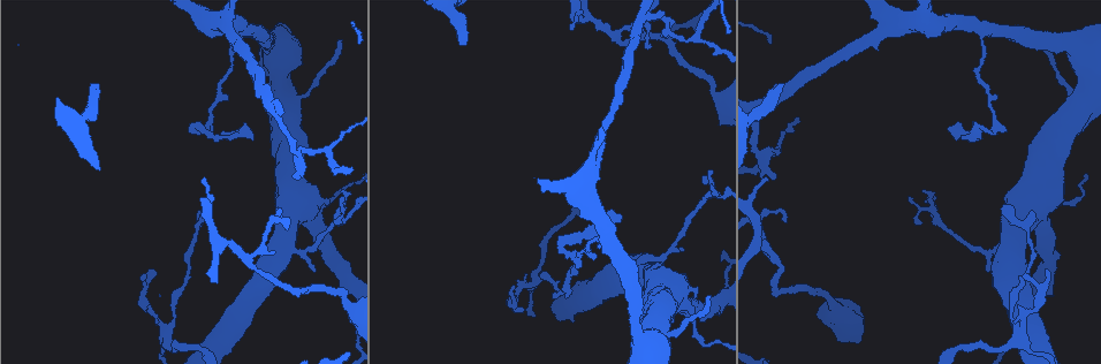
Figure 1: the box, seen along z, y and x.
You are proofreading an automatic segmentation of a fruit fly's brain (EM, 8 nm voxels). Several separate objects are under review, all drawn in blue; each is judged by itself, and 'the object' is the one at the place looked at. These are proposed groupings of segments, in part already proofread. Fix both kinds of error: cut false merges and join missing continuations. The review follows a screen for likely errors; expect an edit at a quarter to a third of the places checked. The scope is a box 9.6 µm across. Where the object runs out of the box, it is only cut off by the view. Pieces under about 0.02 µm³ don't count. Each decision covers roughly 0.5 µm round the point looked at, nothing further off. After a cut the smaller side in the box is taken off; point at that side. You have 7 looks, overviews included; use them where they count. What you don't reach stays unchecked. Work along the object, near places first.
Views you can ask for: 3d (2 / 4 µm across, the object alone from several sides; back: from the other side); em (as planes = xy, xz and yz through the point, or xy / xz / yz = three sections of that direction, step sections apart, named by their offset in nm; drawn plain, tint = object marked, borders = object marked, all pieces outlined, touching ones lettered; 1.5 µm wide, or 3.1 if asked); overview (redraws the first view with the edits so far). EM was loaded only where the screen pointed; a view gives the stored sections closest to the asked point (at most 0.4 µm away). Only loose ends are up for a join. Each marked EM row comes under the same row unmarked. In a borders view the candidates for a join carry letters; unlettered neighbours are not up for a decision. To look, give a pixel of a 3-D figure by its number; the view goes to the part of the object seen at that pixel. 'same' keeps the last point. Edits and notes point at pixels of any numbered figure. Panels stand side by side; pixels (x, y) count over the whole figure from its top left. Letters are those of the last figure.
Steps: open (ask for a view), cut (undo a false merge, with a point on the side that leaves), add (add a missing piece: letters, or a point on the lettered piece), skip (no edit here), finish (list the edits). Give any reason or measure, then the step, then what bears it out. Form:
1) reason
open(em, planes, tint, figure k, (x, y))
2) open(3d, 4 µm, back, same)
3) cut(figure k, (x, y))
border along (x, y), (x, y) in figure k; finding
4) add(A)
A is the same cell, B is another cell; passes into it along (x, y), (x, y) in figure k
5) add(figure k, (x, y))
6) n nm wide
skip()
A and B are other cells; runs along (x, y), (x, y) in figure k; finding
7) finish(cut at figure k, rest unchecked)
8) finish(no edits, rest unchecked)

tapers out
open(3d, 4 µm, figure 1, (340, 191))

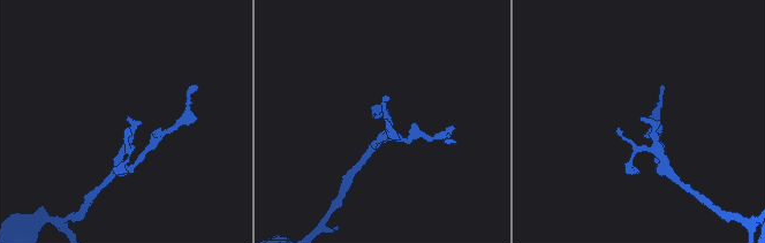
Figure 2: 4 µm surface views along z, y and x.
open(em, yz, step 8, tint, figure 2, (640, 117))

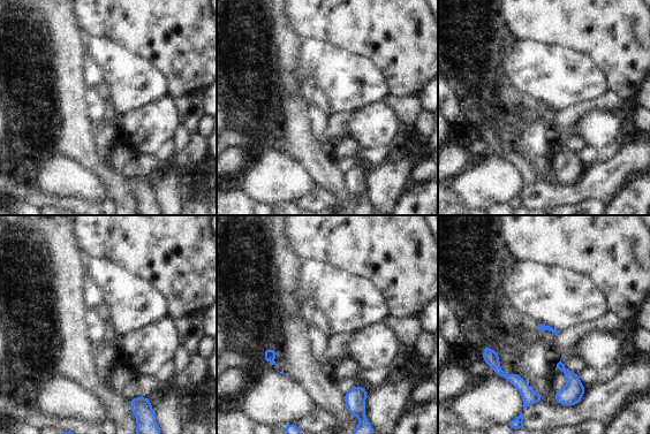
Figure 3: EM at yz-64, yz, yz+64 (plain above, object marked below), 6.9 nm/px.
another direction
open(em, planes, borders, same)

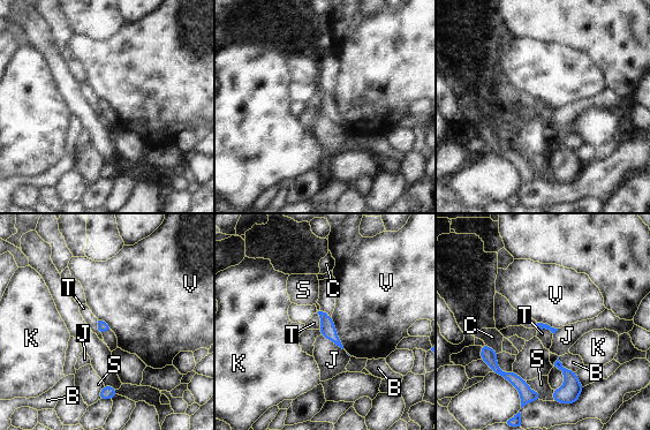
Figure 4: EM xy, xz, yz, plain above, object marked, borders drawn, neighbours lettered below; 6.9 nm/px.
skip()
B, C, J, K, S, T and V are other cells; border along (331, 317), (344, 348) in figure 4; none of them fits

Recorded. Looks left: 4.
side arm on a straight run
open(em, planes, tint, figure 1, (984, 27))

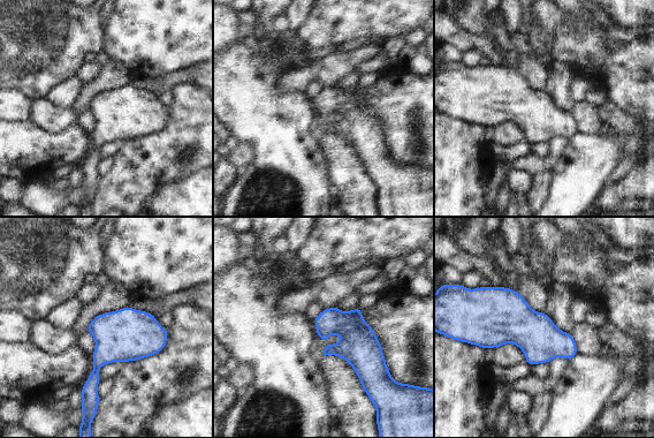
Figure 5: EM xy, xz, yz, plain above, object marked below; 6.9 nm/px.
see the neighbours
open(em, planes, borders, same)

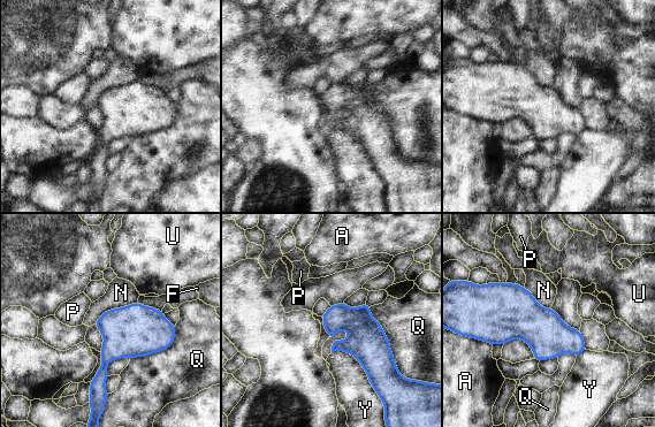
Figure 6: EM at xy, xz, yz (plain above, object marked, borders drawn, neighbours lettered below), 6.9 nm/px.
skip()
A, F, N, P, Q, U and Y are other cells; border along (137, 300), (106, 310), (93, 323) in figure 6; one neuron here

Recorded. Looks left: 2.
branch stops here
open(em, planes, borders, figure 1, (621, 215))

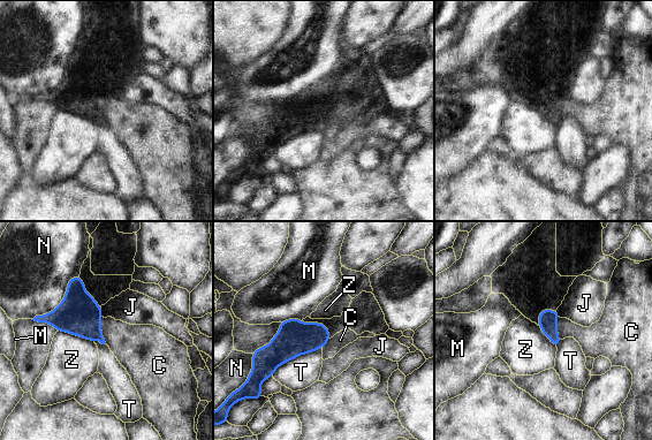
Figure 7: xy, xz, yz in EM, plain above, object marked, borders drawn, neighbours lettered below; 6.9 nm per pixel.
skip()
C, J, M, N, T and Z are other cells; border along (58, 331), (65, 331), (93, 341) in figure 7; no lettered piece goes on from it

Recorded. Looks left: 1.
finish(no edits, rest unchecked)

